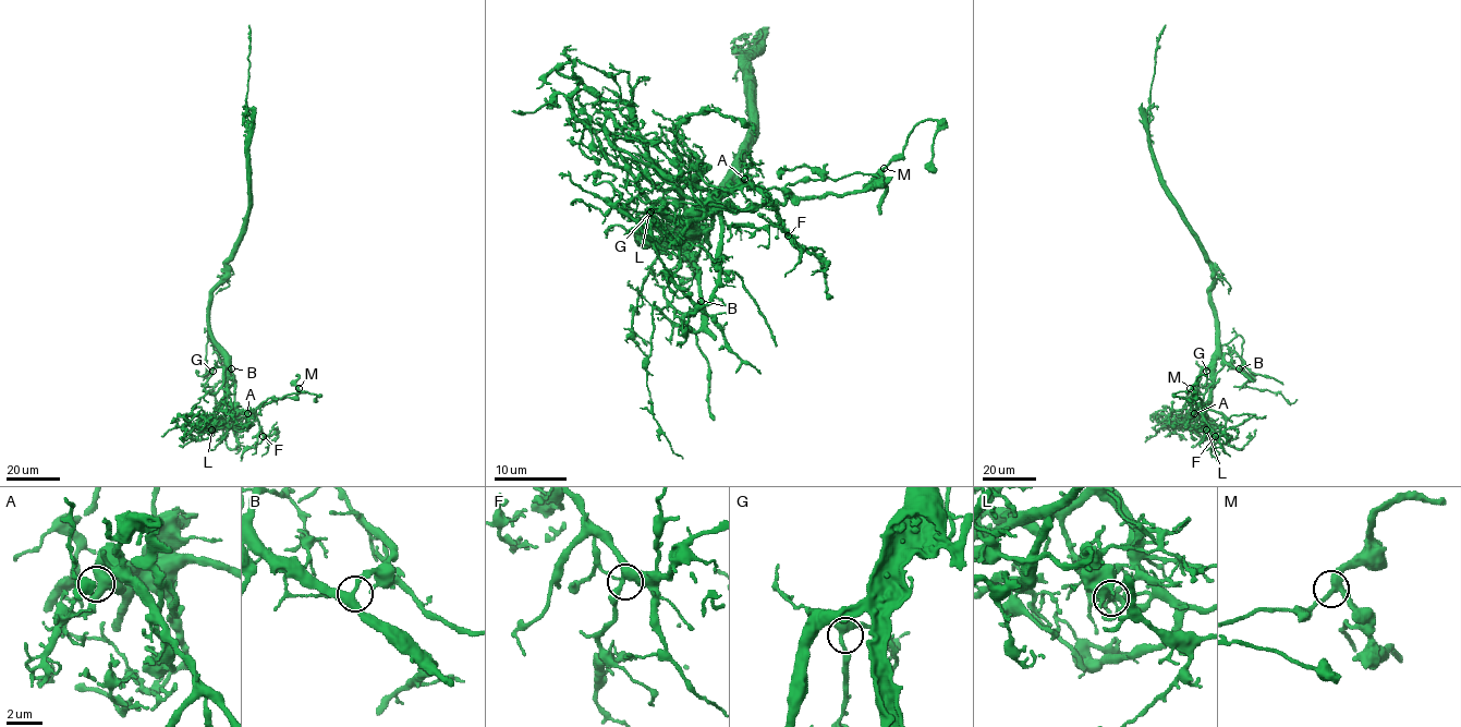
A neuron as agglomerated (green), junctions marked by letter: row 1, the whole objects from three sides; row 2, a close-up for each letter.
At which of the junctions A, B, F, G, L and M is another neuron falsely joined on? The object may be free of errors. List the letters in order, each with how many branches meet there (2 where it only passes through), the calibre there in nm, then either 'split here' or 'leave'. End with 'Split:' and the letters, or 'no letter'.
A: branches 3; calibre 460 nm; leave
B: branches 3; calibre 360 nm; leave
F: branches 3; calibre 420 nm; leave
G: branches 3; calibre 360 nm; leave
L: branches 3; calibre 240 nm; split here
M: branches 3; calibre 360 nm; leave
Split: L

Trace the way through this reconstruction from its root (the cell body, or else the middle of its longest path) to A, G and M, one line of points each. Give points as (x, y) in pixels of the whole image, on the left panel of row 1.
A: (224, 275), (211, 293), (209, 334), (220, 348), (228, 375), (234, 383), (235, 409), (247, 413)
G: (224, 275), (211, 293), (209, 334), (220, 348), (227, 365), (212, 371)
M: (224, 275), (211, 293), (209, 334), (220, 348), (234, 383), (235, 409), (254, 411), (296, 394), (299, 388)

